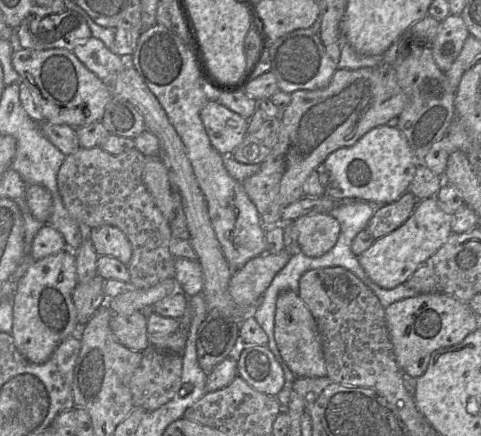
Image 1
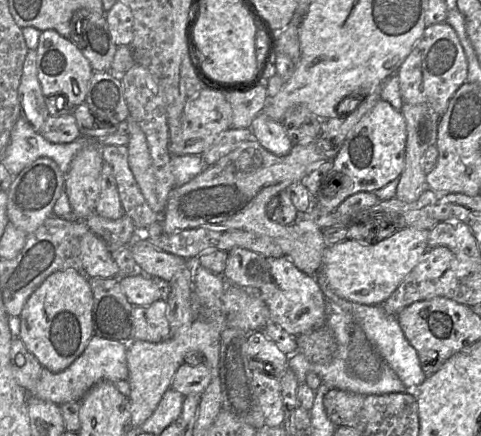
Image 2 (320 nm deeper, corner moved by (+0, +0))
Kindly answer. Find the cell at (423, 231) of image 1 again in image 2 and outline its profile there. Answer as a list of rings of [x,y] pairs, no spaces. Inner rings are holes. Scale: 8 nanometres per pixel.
[[[420,228],[397,229],[391,236],[376,243],[345,239],[324,249],[320,273],[329,288],[340,298],[362,305],[381,305],[420,261],[428,247],[428,231]]]

